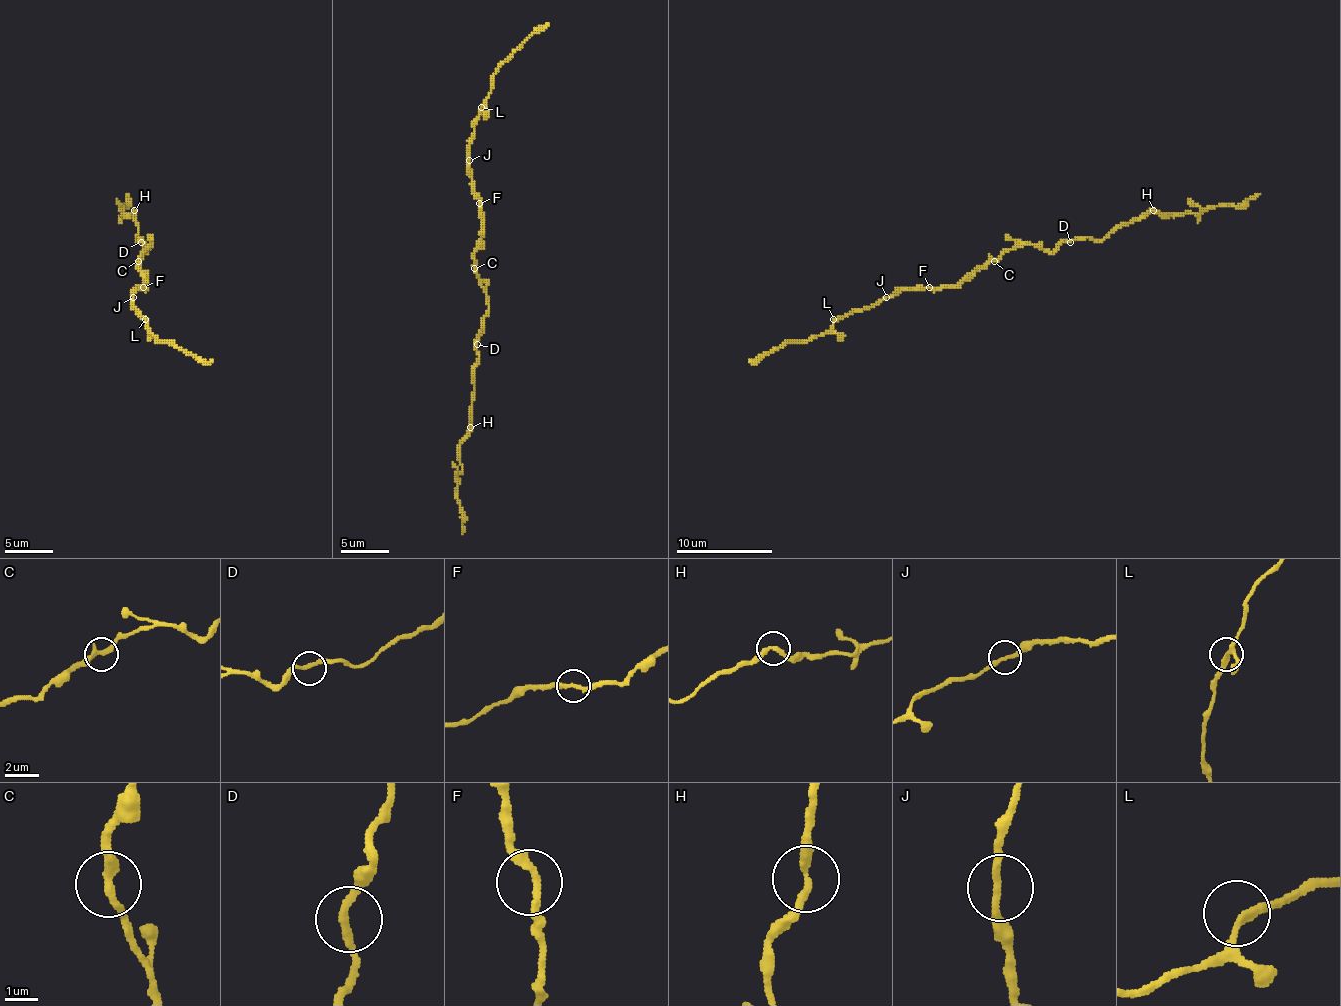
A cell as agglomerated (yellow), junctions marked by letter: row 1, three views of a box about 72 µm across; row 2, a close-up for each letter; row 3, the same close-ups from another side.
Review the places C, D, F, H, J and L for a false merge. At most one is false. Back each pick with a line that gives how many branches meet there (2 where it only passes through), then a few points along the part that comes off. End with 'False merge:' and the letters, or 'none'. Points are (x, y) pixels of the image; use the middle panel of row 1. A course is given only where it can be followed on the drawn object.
False merge: none

